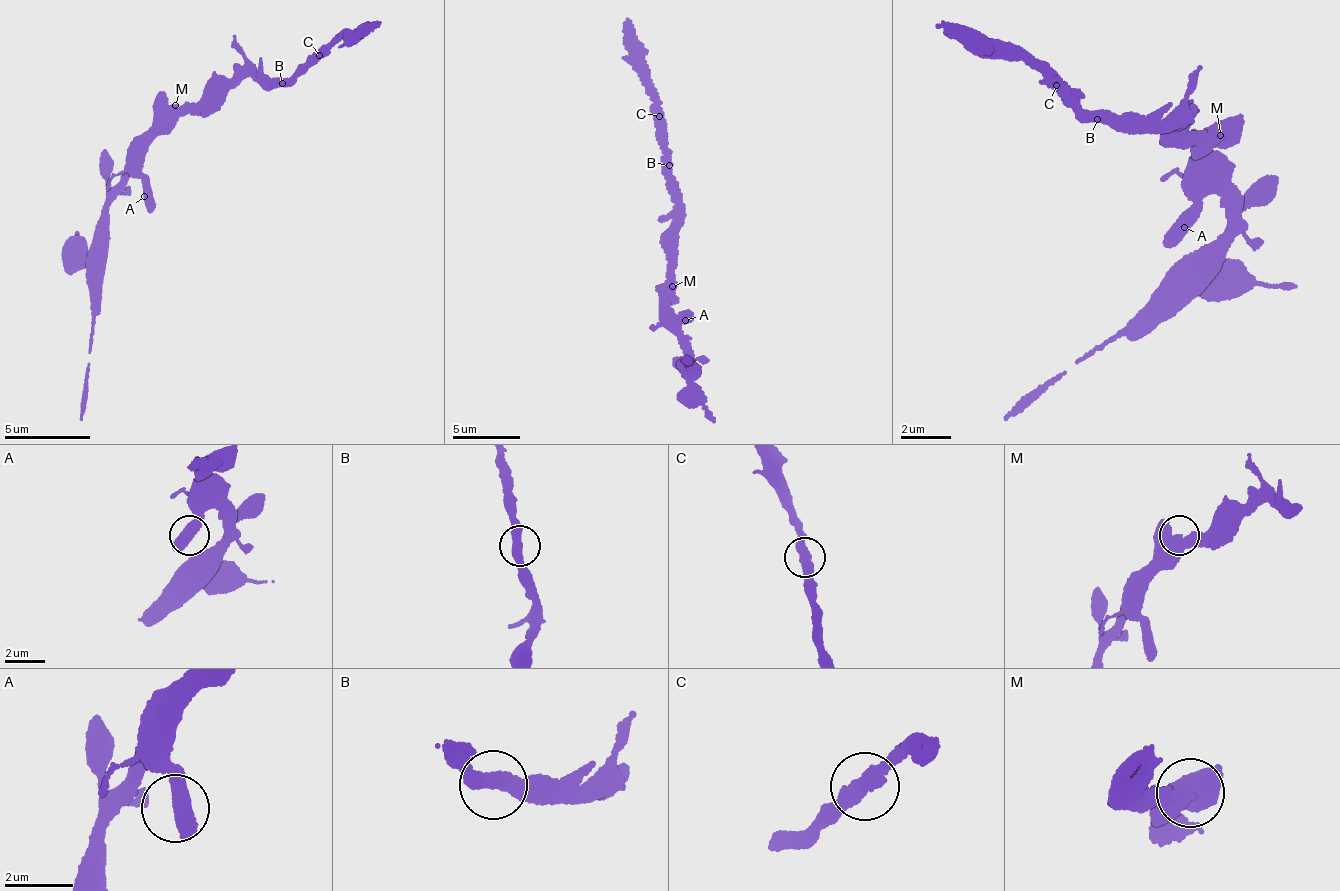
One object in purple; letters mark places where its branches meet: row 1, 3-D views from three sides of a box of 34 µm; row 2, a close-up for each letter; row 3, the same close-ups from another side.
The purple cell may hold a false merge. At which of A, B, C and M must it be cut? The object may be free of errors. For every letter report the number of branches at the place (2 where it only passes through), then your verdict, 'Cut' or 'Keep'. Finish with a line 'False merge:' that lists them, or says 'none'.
A: Branches: 1. Keep
B: Branches: 2. Keep
C: Branches: 2. Keep
M: Branches: 2. Keep
False merge: none

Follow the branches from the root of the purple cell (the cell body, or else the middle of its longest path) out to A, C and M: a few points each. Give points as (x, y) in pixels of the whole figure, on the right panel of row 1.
A: (1197, 151), (1194, 154), (1201, 158), (1201, 175), (1194, 191), (1194, 208), (1184, 227)
C: (1197, 151), (1196, 133), (1176, 121), (1128, 136), (1107, 121), (1102, 123), (1058, 87)
M: (1197, 151), (1203, 144), (1220, 135)

